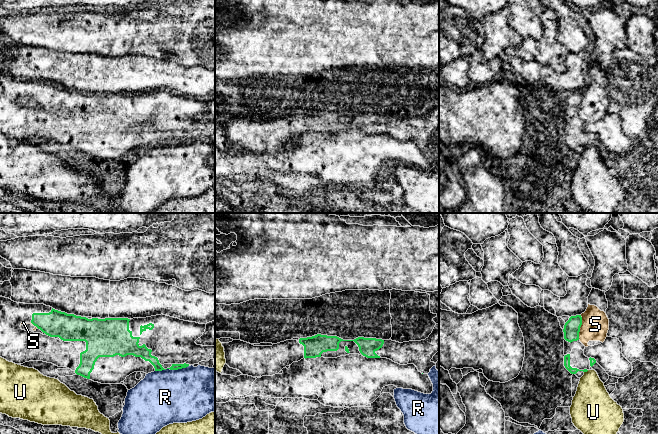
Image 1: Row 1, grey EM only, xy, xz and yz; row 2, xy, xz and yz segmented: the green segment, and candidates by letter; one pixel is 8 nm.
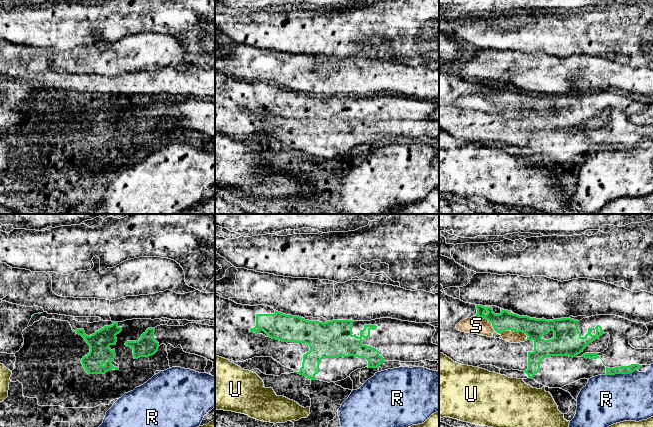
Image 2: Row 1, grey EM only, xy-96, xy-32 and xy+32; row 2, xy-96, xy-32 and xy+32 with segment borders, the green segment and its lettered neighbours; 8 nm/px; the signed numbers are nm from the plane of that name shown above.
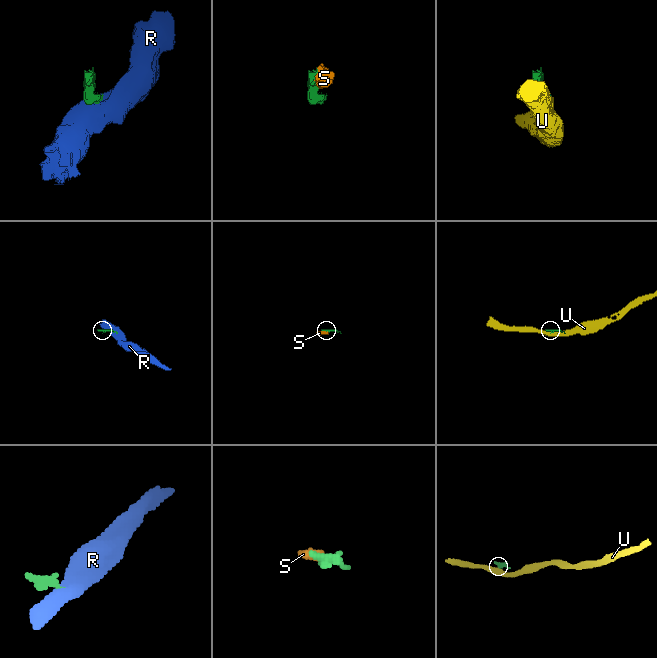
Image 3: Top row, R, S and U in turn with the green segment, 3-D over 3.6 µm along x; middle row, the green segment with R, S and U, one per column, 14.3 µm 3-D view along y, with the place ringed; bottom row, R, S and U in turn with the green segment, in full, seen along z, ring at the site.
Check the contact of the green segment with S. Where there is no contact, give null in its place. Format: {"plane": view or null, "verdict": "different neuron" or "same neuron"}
{"plane": "yz", "verdict": "different neuron"}

